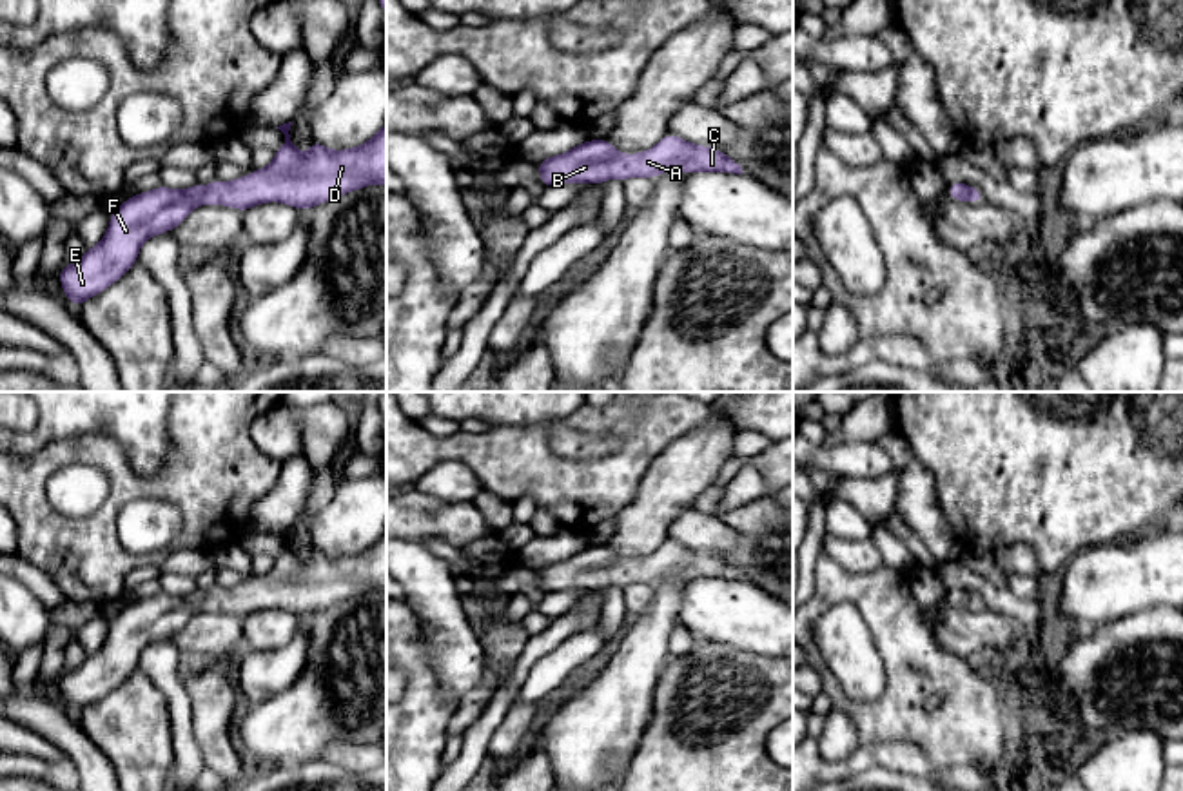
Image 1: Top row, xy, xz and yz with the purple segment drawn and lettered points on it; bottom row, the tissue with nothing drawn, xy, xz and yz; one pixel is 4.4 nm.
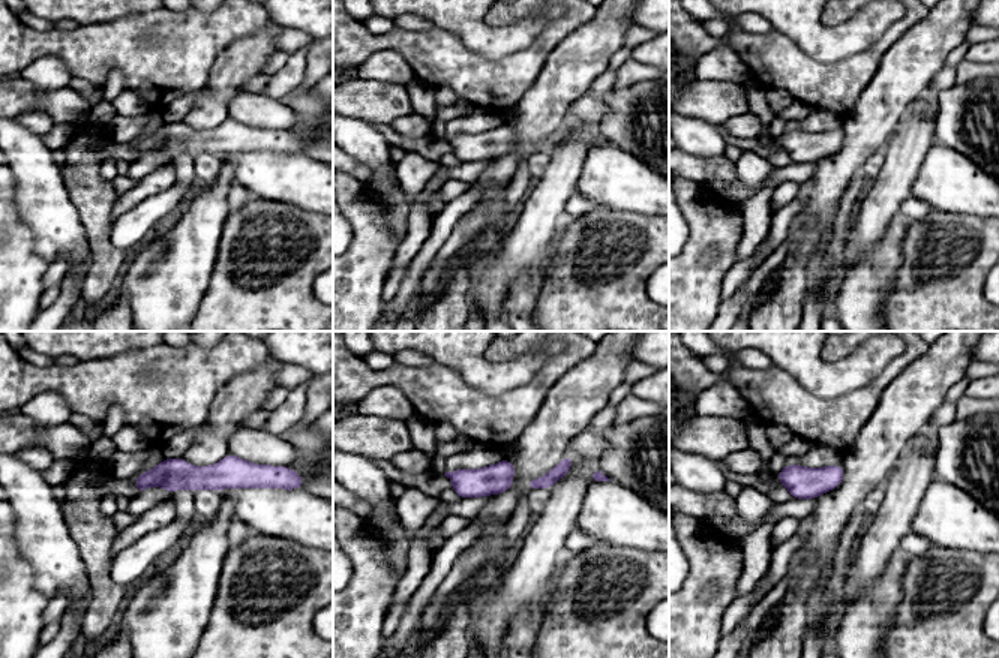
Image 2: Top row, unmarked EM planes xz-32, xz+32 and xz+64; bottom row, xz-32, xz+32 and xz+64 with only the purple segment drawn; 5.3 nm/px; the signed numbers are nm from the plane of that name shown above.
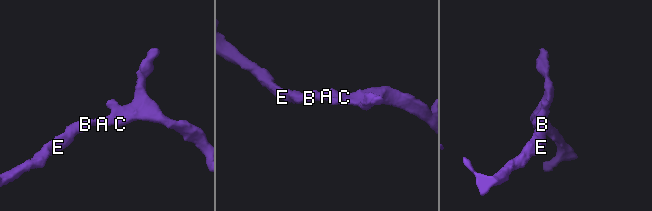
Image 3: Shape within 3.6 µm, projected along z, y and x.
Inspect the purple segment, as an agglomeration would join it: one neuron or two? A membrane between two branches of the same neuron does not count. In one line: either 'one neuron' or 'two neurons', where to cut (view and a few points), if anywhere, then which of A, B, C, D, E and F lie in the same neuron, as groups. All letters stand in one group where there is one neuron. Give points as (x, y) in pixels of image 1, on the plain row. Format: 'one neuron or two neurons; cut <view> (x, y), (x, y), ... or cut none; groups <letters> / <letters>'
one neuron; cut none; groups A B C D E F

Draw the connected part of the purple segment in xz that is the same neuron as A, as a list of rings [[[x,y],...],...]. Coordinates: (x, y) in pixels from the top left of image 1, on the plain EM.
[[[671,539],[655,553],[637,561],[619,561],[606,544],[588,546],[564,561],[541,566],[537,575],[544,593],[570,588],[593,591],[613,582],[622,588],[633,582],[655,584],[668,577],[742,581],[742,573],[728,561],[688,550]]]

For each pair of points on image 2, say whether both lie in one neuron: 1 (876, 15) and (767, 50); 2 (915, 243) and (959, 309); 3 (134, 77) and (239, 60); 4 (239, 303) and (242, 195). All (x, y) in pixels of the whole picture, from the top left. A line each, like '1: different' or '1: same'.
1: different
2: same
3: different
4: different

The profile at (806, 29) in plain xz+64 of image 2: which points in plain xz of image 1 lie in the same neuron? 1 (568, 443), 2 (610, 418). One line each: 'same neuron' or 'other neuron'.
1: same neuron
2: other neuron

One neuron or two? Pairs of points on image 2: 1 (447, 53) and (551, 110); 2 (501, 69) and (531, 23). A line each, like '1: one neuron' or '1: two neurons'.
1: two neurons
2: two neurons

